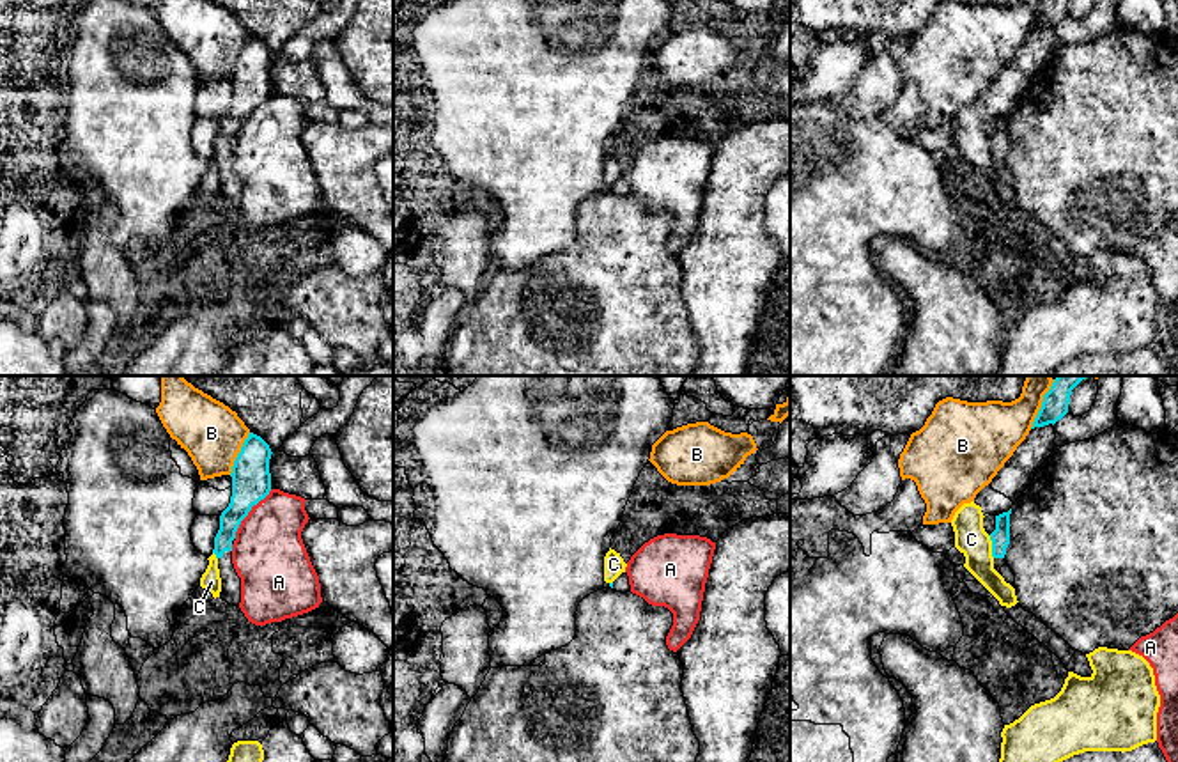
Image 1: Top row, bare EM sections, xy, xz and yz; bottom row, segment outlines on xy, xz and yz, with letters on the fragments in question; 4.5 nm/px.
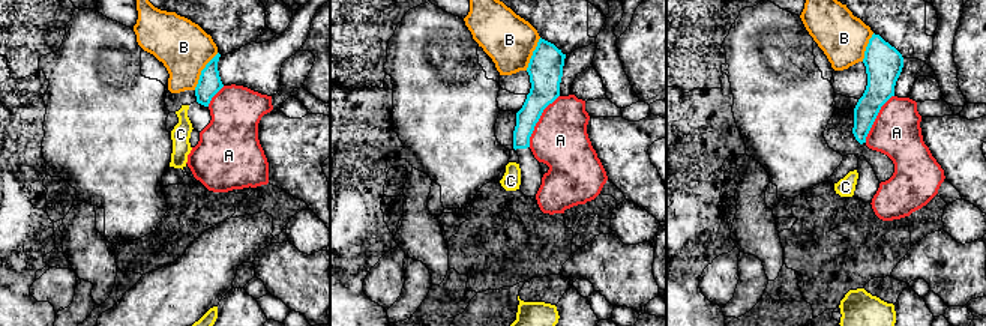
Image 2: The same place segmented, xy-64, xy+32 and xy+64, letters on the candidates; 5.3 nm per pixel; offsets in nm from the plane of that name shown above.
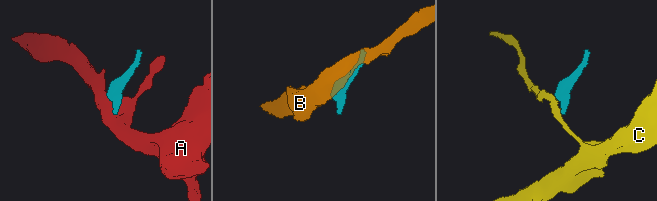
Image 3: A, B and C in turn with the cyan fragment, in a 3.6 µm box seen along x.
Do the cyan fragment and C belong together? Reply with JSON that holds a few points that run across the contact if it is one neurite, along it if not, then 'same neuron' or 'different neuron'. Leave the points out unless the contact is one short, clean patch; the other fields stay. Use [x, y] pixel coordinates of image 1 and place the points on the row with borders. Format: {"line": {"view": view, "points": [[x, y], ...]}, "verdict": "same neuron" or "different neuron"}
{"verdict": "different neuron"}

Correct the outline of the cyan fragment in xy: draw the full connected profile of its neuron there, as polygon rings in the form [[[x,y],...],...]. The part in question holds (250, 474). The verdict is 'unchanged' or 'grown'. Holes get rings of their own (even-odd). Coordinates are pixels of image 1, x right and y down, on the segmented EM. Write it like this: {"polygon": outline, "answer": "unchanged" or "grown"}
{"polygon": [[[250,432],[232,466],[232,496],[229,507],[220,516],[220,530],[213,549],[221,578],[220,597],[232,606],[241,603],[241,578],[232,564],[232,540],[252,507],[271,491],[271,454],[269,445],[260,436]]], "answer": "grown"}

